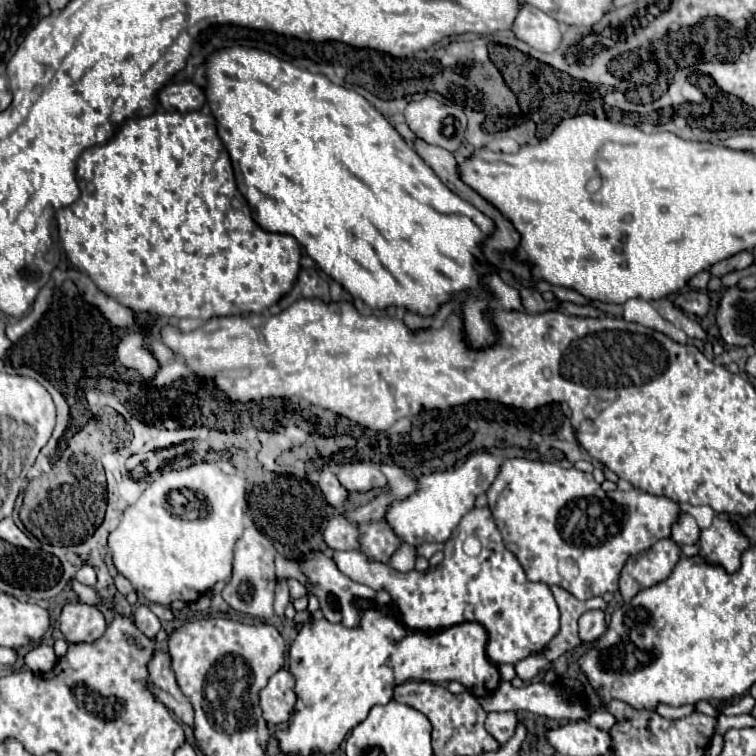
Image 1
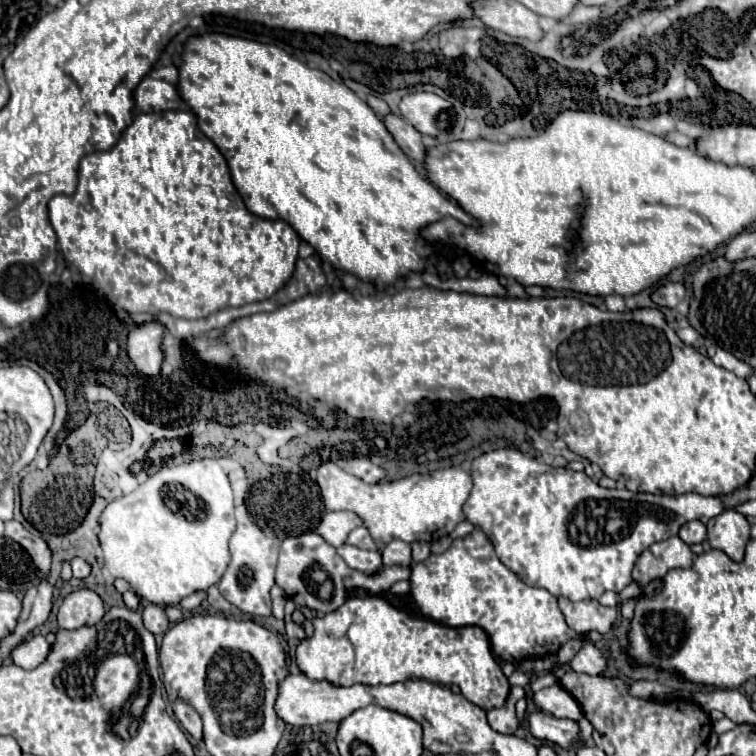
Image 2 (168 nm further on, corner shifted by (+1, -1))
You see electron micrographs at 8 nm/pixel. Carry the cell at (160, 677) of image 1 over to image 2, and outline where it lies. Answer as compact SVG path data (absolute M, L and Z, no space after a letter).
M175 701L175 703L173 703L173 713L175 713L175 717L181 721L181 725L183 725L195 739L201 739L201 737L203 737L201 717L197 715L197 711L195 711L191 705L187 705L187 703L183 703L183 701Z

